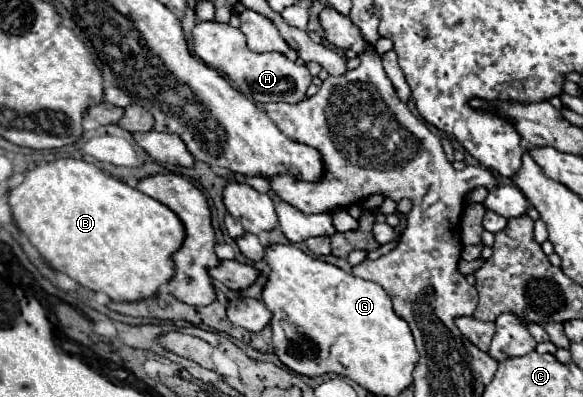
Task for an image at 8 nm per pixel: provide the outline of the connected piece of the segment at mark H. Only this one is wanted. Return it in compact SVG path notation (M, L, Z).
M217 20L197 22L193 28L193 50L207 66L225 74L231 84L245 94L249 100L267 104L267 102L287 102L295 104L305 98L305 90L311 84L311 74L305 64L295 64L279 52L251 52L245 44L245 36L239 28L223 24Z

